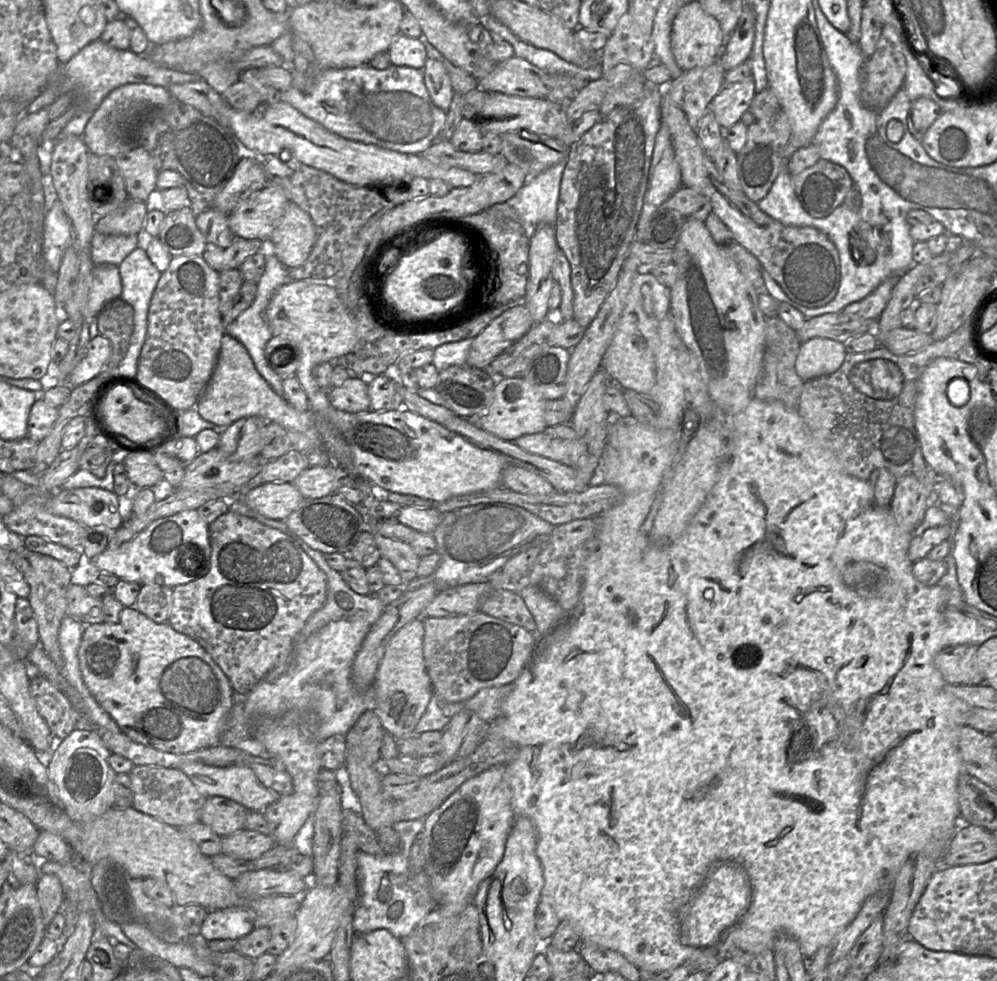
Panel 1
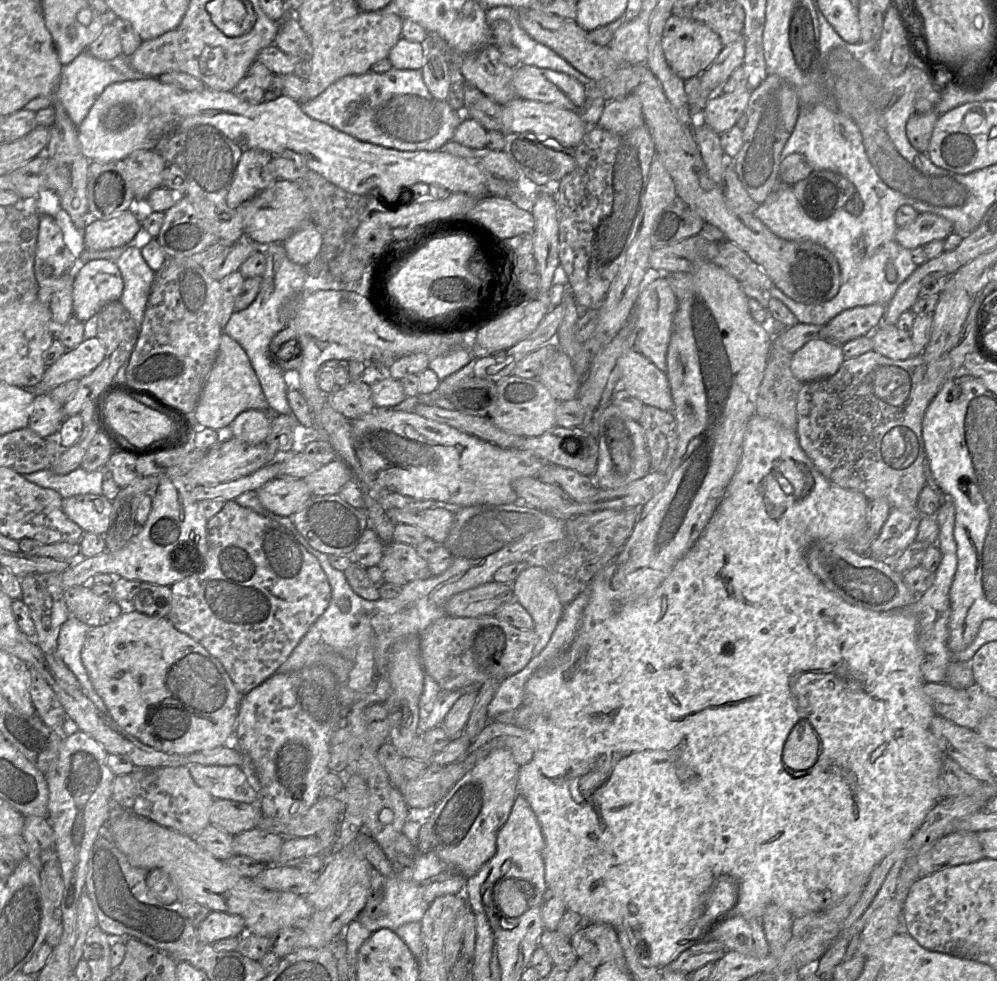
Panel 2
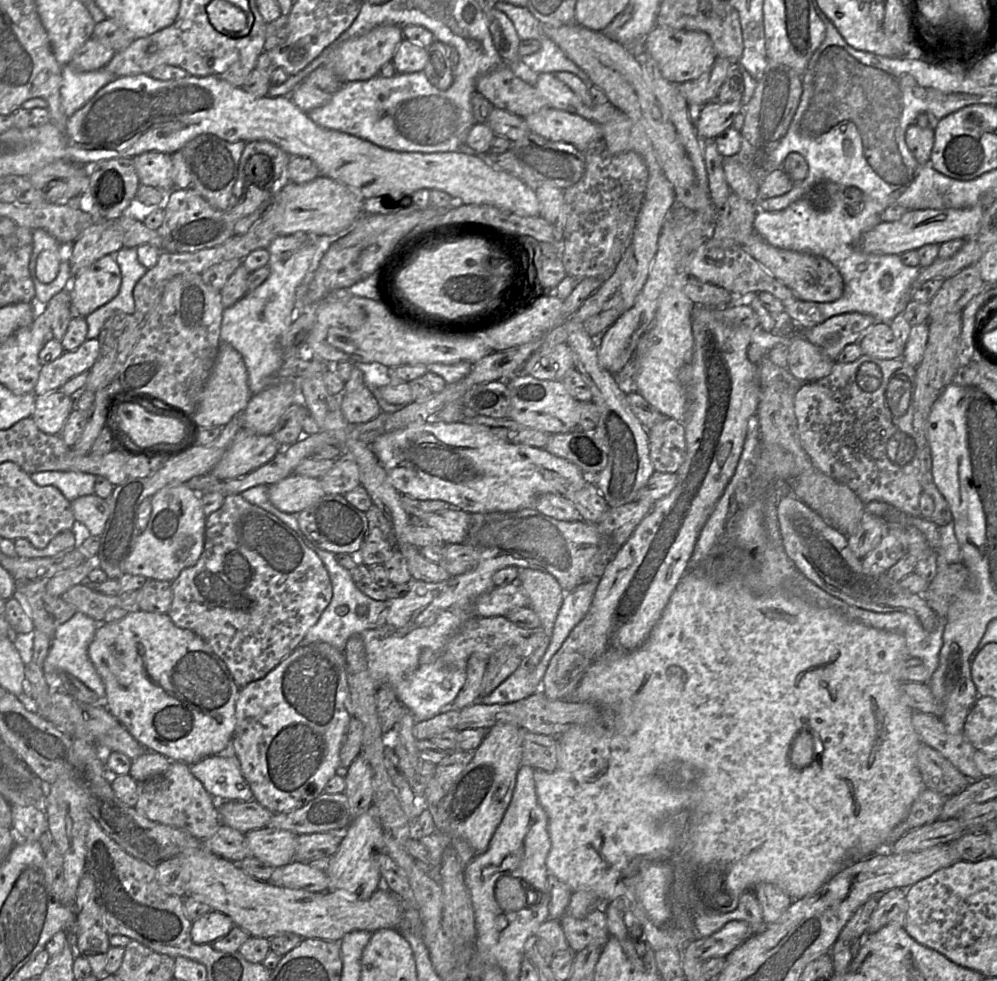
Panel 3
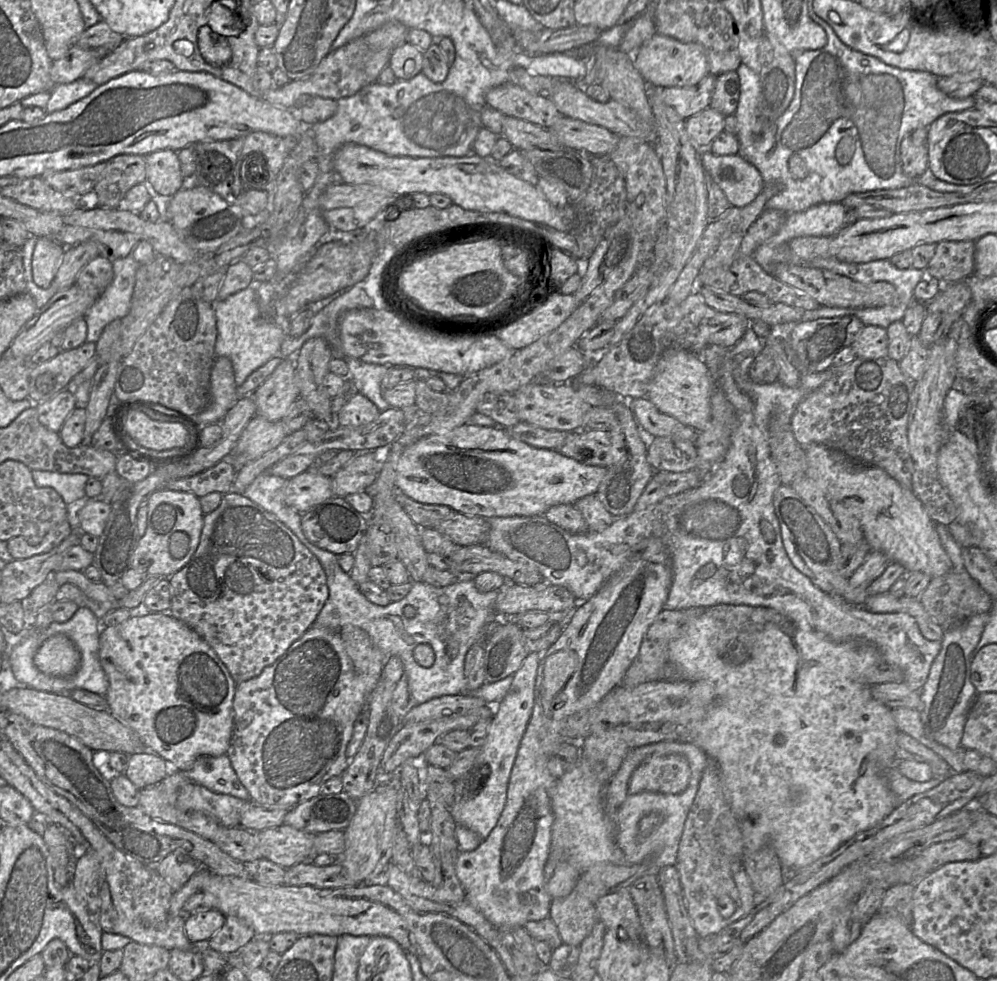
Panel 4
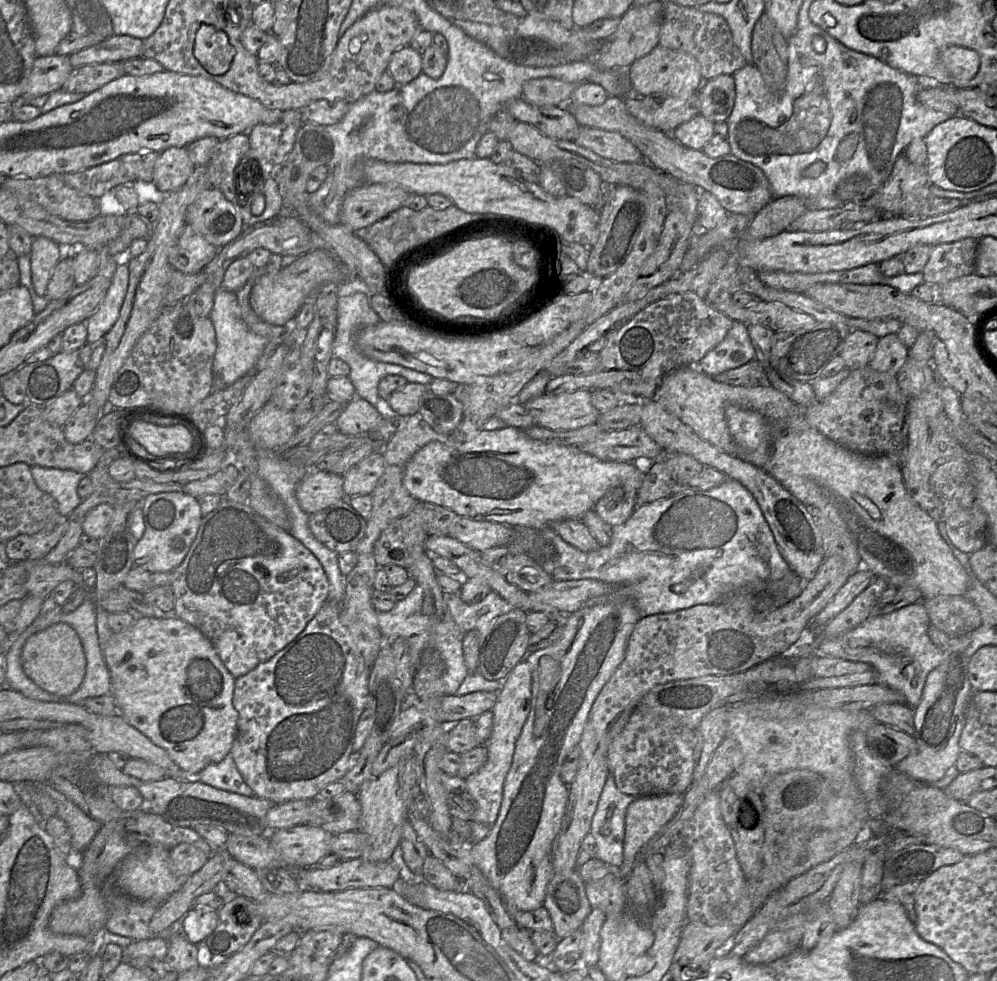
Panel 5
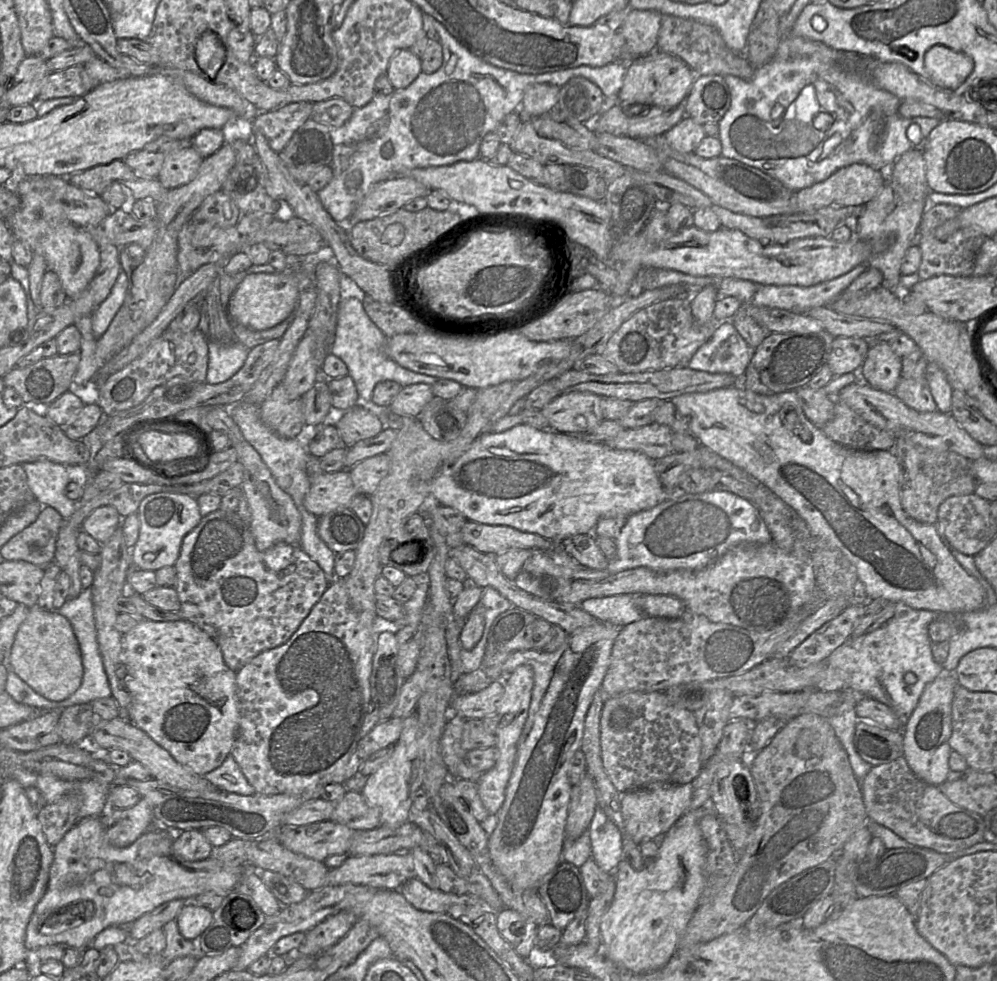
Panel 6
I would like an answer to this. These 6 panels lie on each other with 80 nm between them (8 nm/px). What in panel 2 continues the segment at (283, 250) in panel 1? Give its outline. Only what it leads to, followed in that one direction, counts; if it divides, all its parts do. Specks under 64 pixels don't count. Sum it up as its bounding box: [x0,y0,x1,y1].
[283,221,322,266]

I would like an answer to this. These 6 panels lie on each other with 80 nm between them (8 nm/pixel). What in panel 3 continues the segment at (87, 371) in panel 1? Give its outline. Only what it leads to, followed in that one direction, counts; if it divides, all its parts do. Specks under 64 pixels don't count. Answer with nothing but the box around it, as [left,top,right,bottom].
[33,339,99,397]

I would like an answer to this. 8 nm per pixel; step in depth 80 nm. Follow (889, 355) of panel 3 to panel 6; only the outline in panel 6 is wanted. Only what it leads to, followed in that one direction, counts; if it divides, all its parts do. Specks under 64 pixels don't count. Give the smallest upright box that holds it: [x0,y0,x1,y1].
[826,337,872,376]

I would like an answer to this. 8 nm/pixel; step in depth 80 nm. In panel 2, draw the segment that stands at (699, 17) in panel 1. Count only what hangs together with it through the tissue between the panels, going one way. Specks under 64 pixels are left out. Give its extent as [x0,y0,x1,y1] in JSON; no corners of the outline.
[662,15,723,81]

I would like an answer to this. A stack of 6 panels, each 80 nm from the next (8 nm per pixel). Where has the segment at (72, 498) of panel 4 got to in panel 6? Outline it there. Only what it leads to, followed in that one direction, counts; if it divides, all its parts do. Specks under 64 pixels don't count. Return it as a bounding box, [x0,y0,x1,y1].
[21,460,77,519]

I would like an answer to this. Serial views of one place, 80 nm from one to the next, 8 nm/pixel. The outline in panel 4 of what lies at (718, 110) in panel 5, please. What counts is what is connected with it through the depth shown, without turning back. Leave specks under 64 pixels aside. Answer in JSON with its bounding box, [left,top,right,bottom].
[709,71,740,116]

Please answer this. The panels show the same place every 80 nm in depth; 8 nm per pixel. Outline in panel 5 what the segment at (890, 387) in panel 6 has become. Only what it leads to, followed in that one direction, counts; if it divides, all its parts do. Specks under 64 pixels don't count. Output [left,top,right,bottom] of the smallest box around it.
[867,333,908,375]

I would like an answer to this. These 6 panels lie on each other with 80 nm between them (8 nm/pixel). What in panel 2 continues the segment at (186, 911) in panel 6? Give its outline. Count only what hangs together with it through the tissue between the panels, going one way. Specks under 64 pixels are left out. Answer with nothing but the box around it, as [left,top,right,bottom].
[196,911,247,944]

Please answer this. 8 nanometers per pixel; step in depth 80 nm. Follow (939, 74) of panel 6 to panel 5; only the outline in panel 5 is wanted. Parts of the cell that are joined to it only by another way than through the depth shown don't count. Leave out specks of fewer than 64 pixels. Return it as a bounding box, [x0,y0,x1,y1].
[941,46,980,80]

